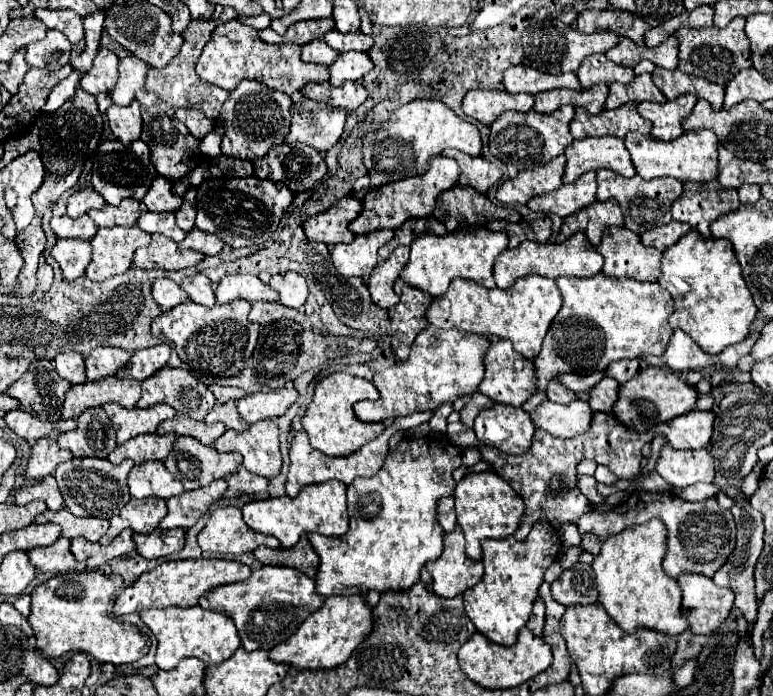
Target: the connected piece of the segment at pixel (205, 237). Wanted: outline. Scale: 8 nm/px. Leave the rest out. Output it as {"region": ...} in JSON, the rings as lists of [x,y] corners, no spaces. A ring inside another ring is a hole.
{"region":[[[197,227],[191,229],[187,233],[187,237],[179,243],[179,249],[195,249],[195,251],[201,251],[203,255],[217,255],[223,247],[225,247],[225,243],[221,241],[221,237],[205,233]]]}

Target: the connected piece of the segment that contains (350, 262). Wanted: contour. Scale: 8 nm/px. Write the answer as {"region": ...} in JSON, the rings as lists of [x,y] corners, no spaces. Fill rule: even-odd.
{"region":[[[381,229],[357,235],[353,243],[339,243],[331,251],[331,261],[343,277],[367,279],[377,265],[377,249],[393,239],[393,231]]]}

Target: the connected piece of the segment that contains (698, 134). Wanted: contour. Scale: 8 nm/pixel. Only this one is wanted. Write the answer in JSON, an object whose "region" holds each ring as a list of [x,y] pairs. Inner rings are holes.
{"region":[[[637,131],[625,135],[625,147],[631,155],[637,175],[643,179],[655,177],[675,177],[679,181],[713,181],[717,179],[717,137],[713,131],[685,131],[673,141],[655,141],[653,137],[641,135]]]}

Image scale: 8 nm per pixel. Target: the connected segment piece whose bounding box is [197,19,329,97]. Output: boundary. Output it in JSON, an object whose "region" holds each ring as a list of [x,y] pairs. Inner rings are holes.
{"region":[[[237,19],[227,21],[219,25],[213,31],[211,41],[205,45],[199,61],[197,61],[197,75],[211,83],[217,85],[225,91],[233,91],[243,79],[253,79],[261,81],[263,85],[283,91],[289,97],[297,91],[303,89],[307,83],[325,83],[329,81],[329,67],[327,65],[313,65],[313,63],[303,63],[301,61],[301,47],[293,43],[277,43],[269,45],[263,43],[253,27],[247,27],[239,23]]]}

